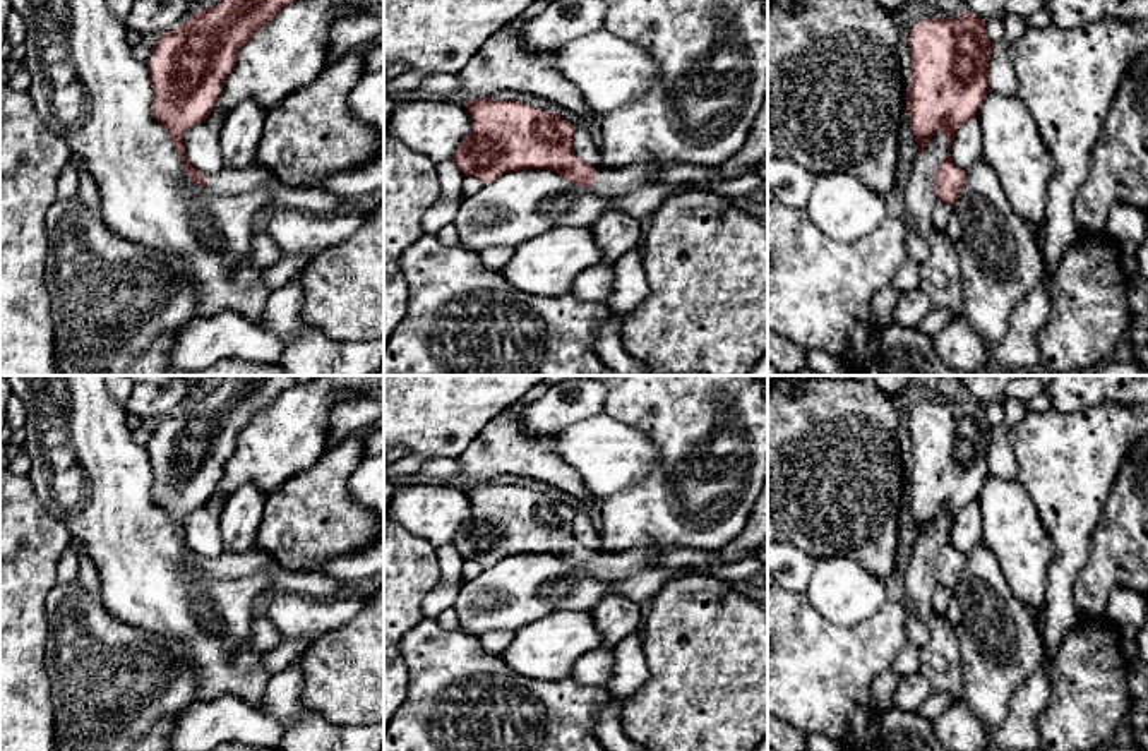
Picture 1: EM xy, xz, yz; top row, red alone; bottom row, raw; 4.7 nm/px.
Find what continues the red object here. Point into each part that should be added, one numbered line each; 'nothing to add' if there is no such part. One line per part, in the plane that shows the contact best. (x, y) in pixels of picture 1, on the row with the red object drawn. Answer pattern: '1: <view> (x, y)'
1: xz (607, 182)

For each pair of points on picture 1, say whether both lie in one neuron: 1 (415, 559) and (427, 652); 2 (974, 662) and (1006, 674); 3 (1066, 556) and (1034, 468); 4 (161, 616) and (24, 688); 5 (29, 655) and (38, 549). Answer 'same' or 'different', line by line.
1: different
2: same
3: same
4: different
5: same

